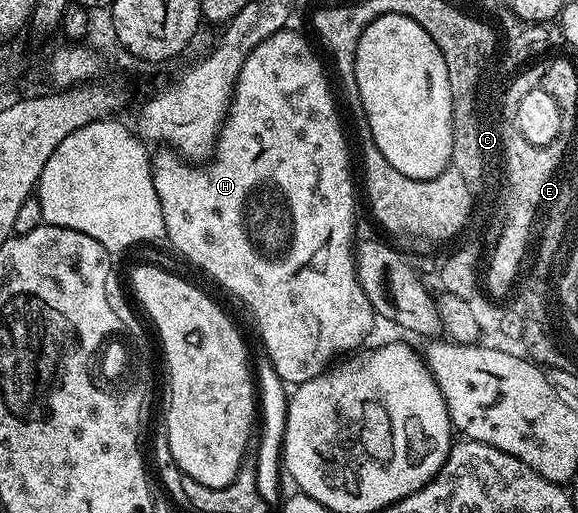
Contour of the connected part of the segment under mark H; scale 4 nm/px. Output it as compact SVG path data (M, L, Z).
M287 27L274 33L268 39L264 39L264 43L260 43L260 47L256 47L248 55L248 59L244 59L244 67L240 67L240 75L238 82L234 88L234 97L230 100L230 113L226 116L225 123L222 124L222 130L218 136L218 145L214 149L213 158L205 163L187 163L183 158L179 157L173 149L169 147L159 148L153 154L150 170L152 171L152 181L156 187L156 193L160 199L160 209L164 215L164 225L166 227L165 240L174 244L174 249L182 257L187 257L192 264L198 269L203 269L208 276L214 281L219 281L228 292L234 297L239 297L244 304L250 308L250 313L254 316L254 321L258 324L258 333L262 336L262 345L265 356L270 358L272 367L276 371L276 375L283 383L290 387L297 387L305 383L308 379L312 379L316 375L320 375L326 369L329 369L335 359L341 358L343 355L349 354L351 351L357 350L363 344L362 340L370 333L370 328L376 322L376 314L372 303L368 303L368 295L364 295L364 287L360 287L360 279L358 272L354 266L354 255L356 252L356 236L354 237L354 220L358 217L358 209L354 206L354 177L350 174L350 149L346 146L346 137L342 134L342 121L338 118L338 109L334 106L334 97L330 94L330 81L326 78L326 69L322 66L320 58L314 54L314 49L301 37L298 33L293 33L293 28Z

